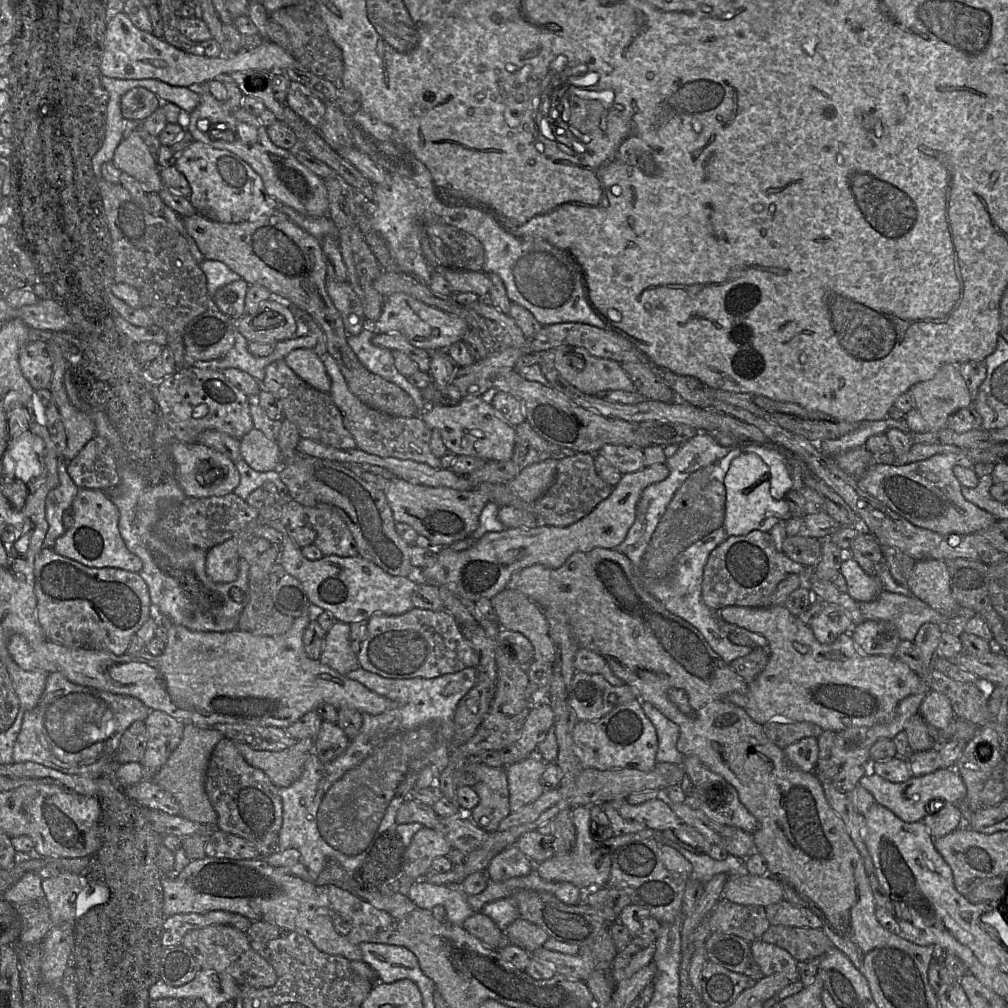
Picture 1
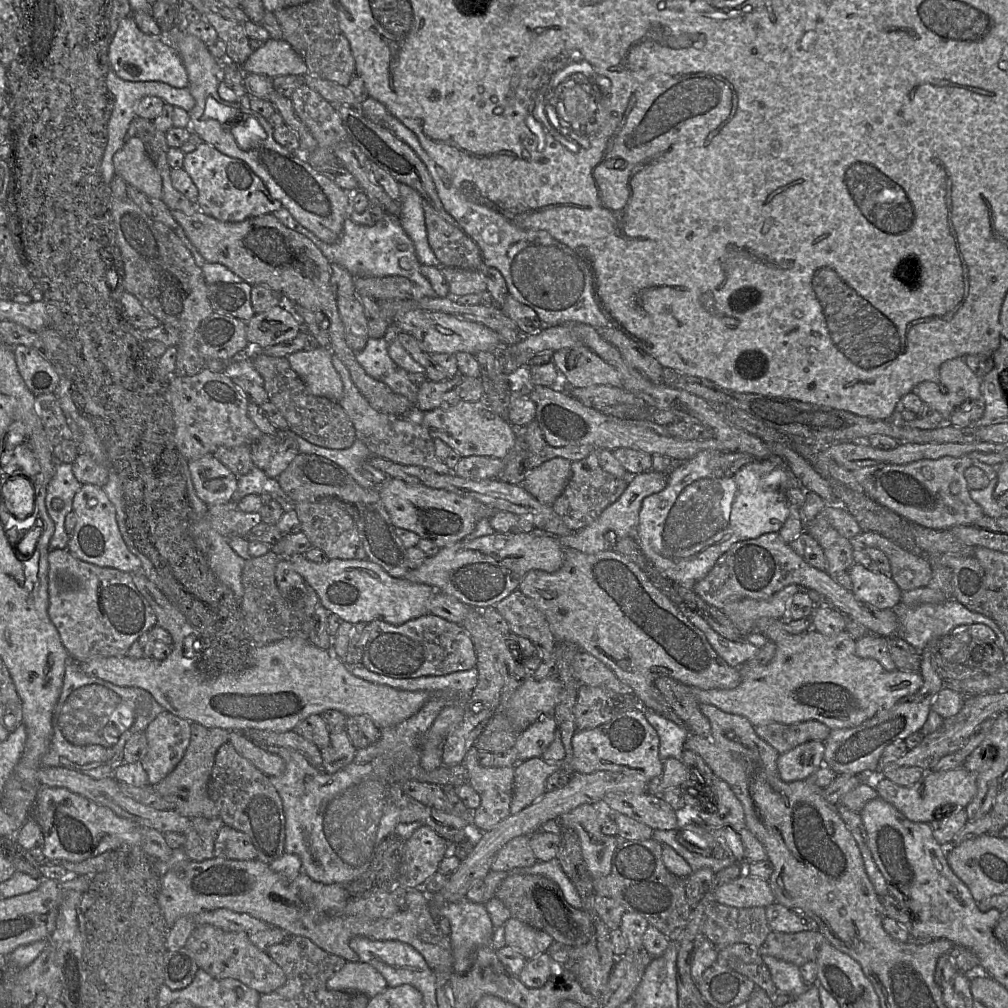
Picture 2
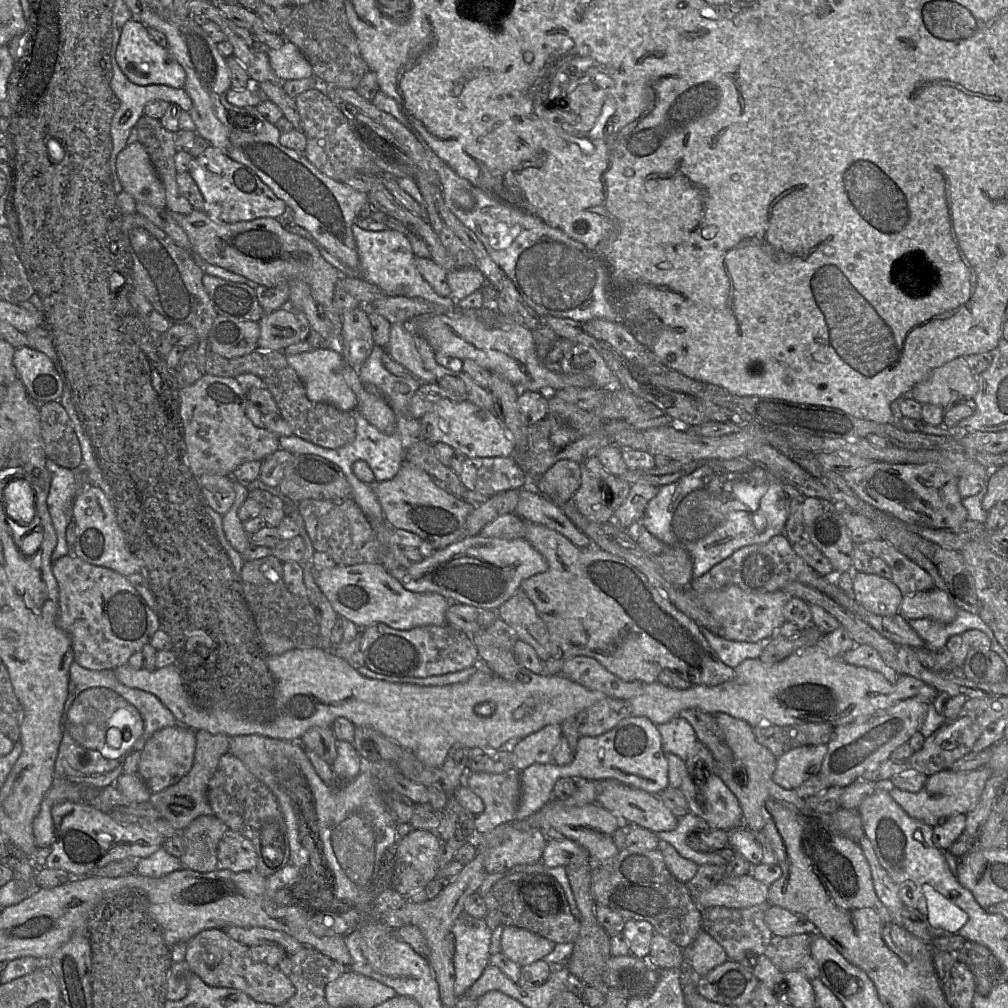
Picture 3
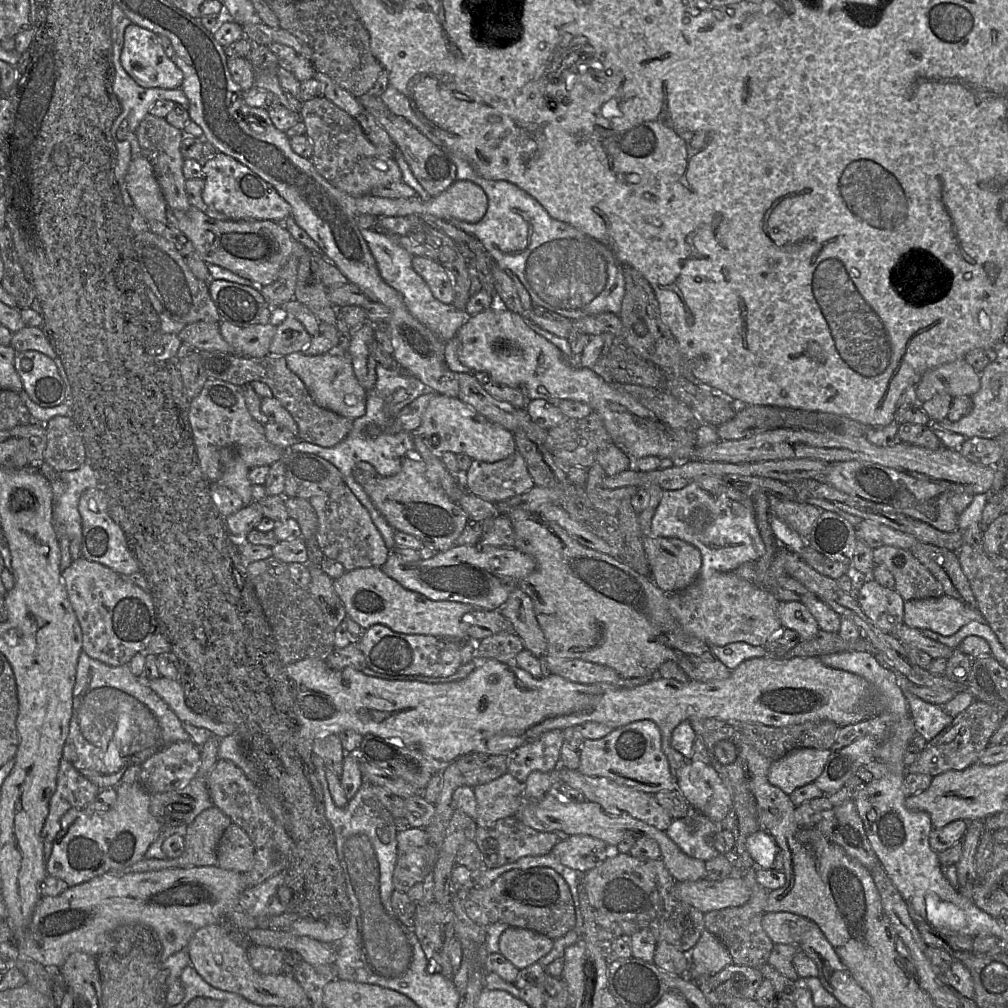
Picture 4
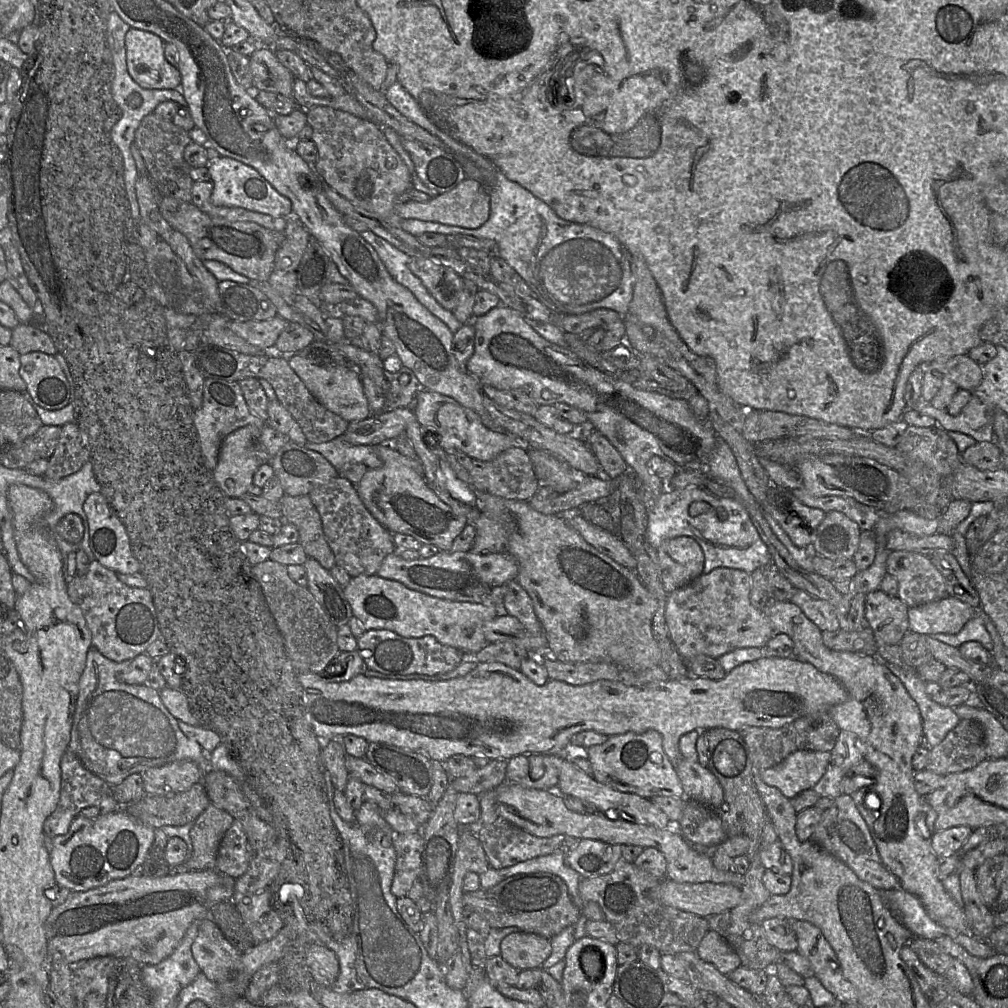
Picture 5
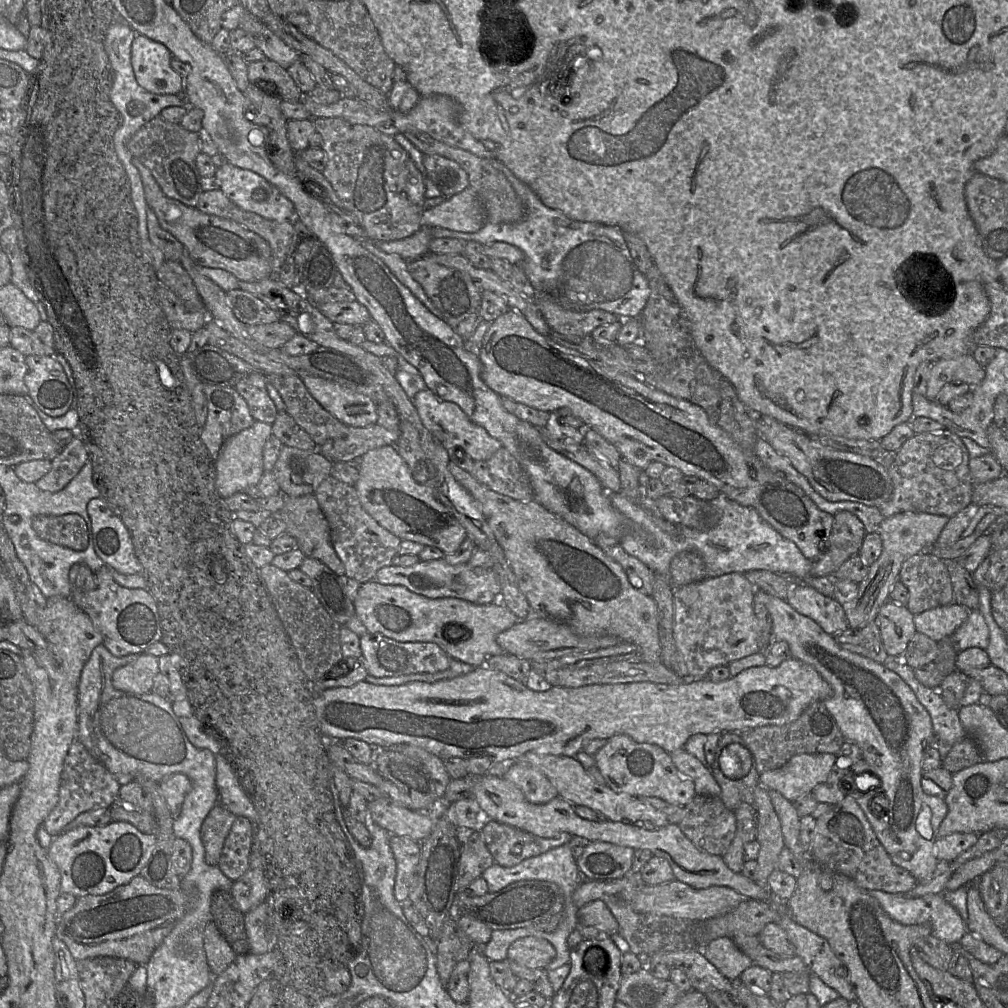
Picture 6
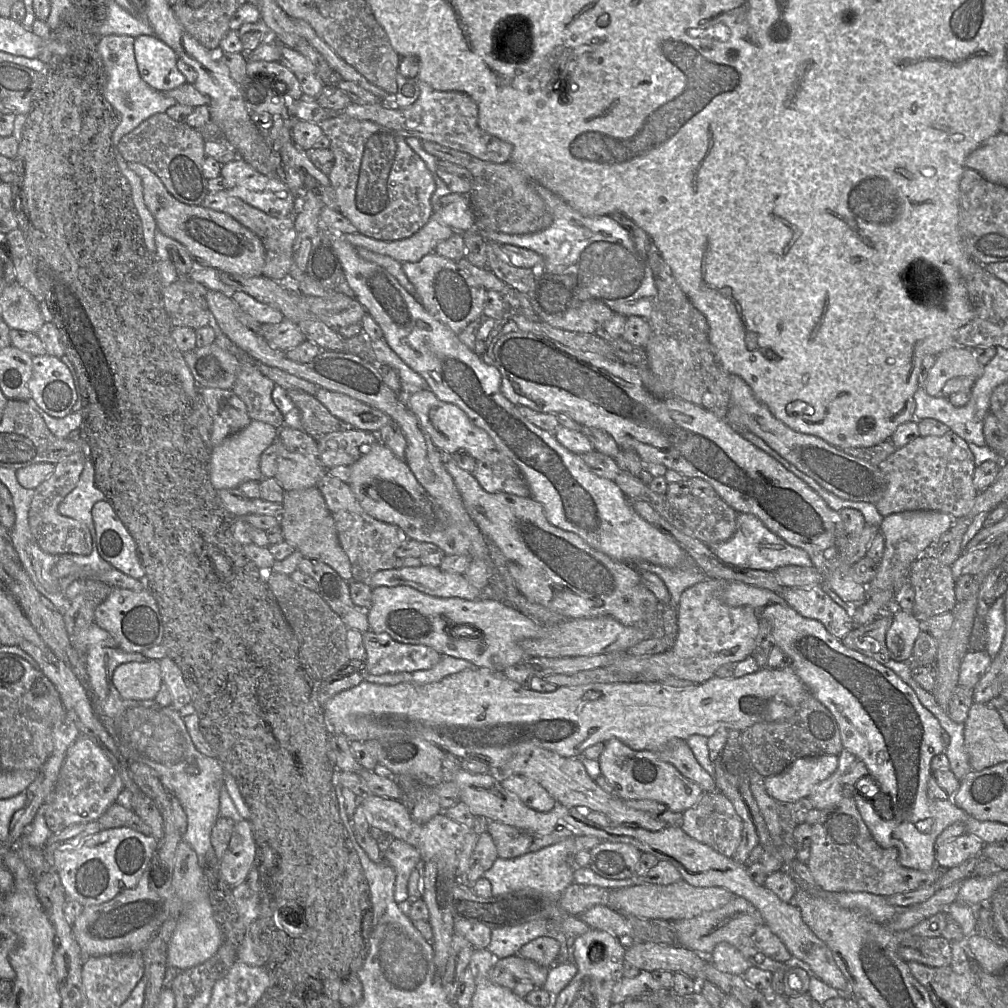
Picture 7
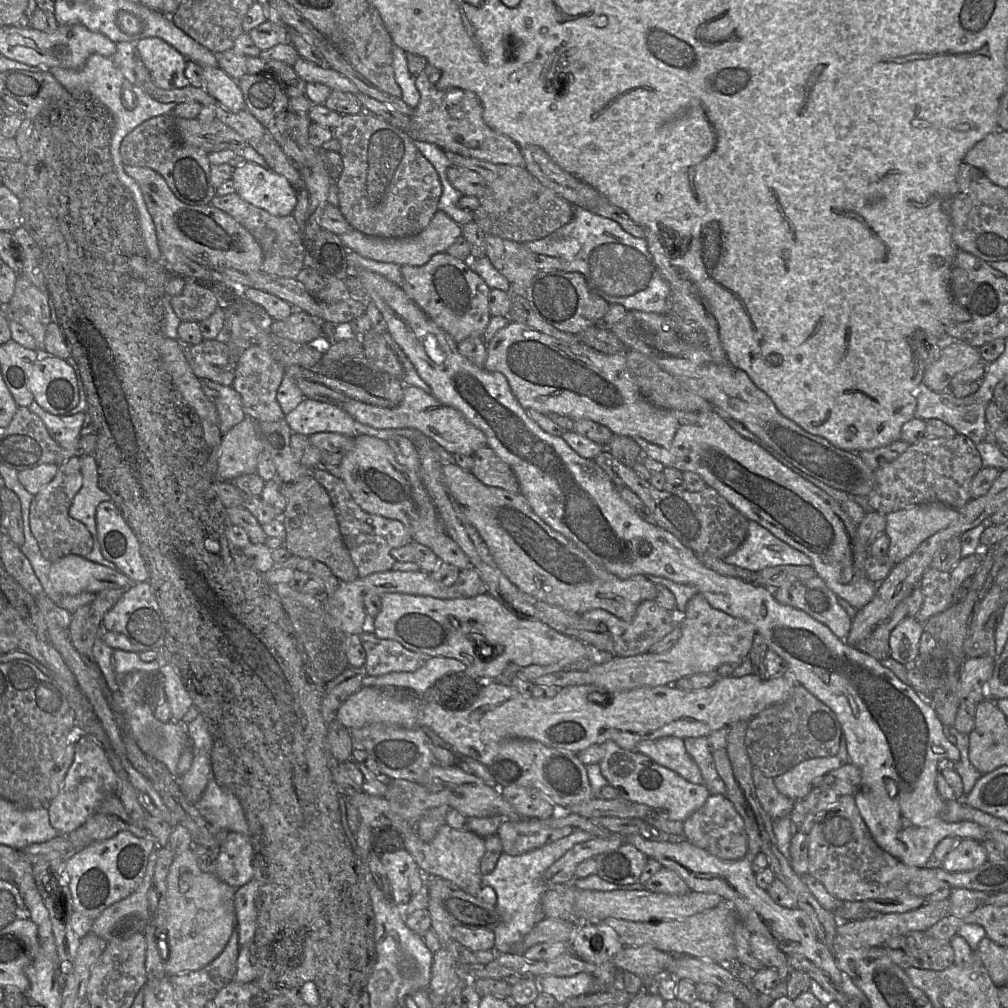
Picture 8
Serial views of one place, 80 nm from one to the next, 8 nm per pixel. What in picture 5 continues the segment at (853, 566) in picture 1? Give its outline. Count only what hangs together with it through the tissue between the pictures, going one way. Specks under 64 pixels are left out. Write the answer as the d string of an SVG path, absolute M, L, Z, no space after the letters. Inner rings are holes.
M881 589L866 596L865 618L878 642L899 645L910 631L908 608L898 596L889 596Z

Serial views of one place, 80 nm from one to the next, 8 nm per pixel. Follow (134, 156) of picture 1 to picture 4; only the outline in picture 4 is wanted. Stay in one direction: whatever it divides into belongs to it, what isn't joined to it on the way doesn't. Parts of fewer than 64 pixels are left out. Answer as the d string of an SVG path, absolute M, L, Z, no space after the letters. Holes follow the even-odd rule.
M143 156L134 157L125 177L133 205L147 221L168 223L167 203L150 162Z

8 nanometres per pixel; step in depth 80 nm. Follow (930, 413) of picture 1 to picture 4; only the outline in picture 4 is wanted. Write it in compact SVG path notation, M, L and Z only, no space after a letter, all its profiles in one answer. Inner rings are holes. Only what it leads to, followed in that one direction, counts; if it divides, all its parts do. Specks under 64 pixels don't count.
M963 358L929 370L917 383L915 389L919 404L944 393L952 398L972 397L980 389L980 373Z

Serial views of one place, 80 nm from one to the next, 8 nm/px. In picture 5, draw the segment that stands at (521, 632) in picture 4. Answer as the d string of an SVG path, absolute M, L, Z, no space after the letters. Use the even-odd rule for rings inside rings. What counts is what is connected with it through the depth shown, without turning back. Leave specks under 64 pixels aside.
M517 579L508 582L503 605L508 615L518 619L532 634L542 632L542 626L538 620L532 600L528 593L517 583Z

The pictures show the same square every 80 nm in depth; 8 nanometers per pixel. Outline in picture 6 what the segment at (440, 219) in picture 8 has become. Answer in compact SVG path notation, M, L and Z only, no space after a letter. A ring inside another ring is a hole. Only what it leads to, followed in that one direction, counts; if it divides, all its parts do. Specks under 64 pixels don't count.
M422 227L407 238L375 242L375 244L386 253L399 254L406 261L411 261L425 256L429 252L429 243L434 238L431 228L433 227Z

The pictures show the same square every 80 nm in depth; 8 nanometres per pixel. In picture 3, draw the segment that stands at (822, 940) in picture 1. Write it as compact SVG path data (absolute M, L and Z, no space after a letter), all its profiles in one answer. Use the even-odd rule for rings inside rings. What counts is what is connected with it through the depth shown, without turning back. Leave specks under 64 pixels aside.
M796 934L788 937L773 936L764 955L782 972L800 969L804 961L811 957L810 947L813 934Z

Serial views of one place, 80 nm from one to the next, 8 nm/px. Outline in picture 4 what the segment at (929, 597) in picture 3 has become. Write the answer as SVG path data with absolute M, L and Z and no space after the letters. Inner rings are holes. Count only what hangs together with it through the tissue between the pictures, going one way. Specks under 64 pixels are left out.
M946 594L937 598L905 601L903 616L903 623L909 627L931 630L943 636L955 634L971 620L986 623L978 609L970 609Z

